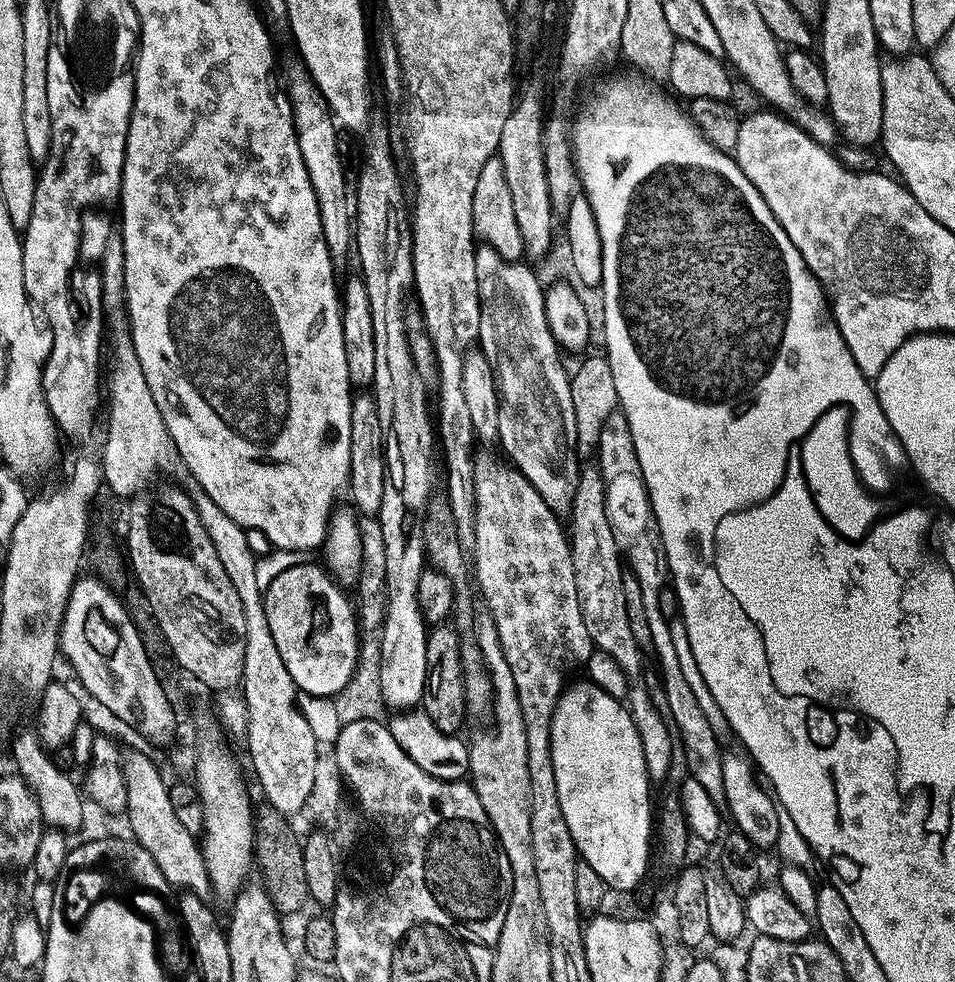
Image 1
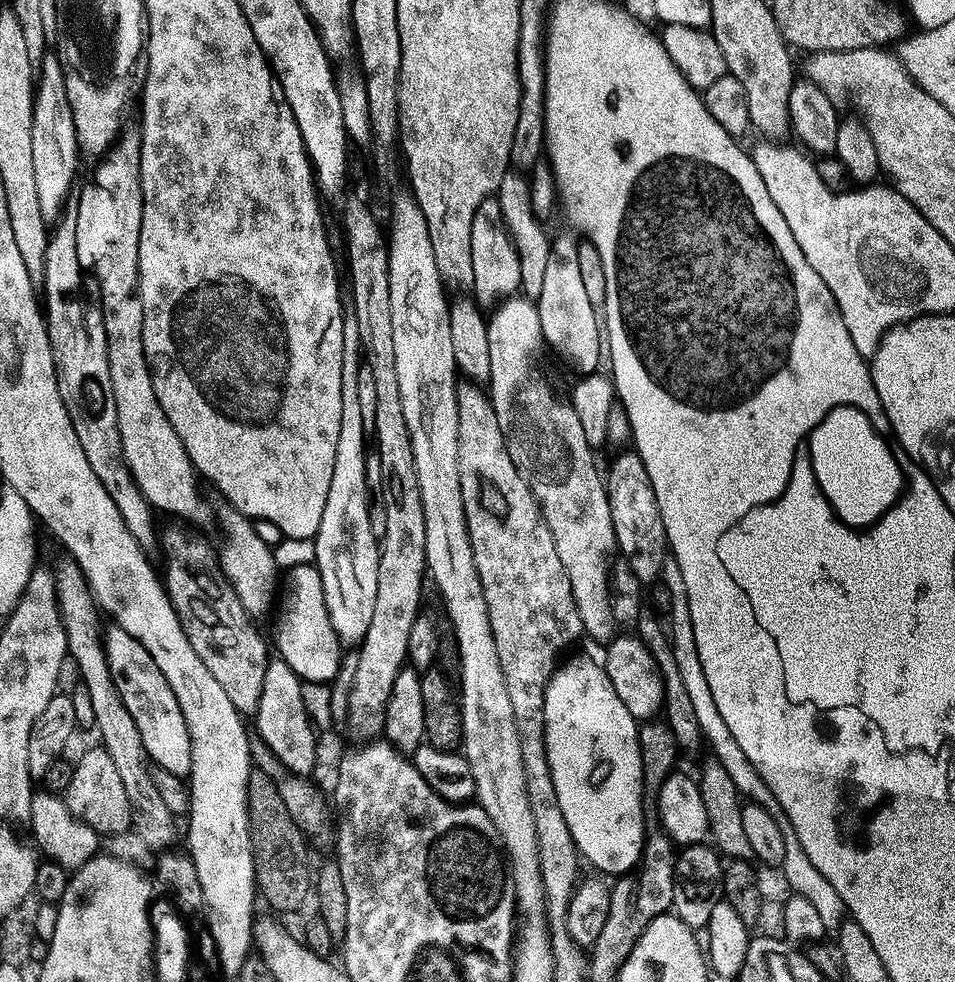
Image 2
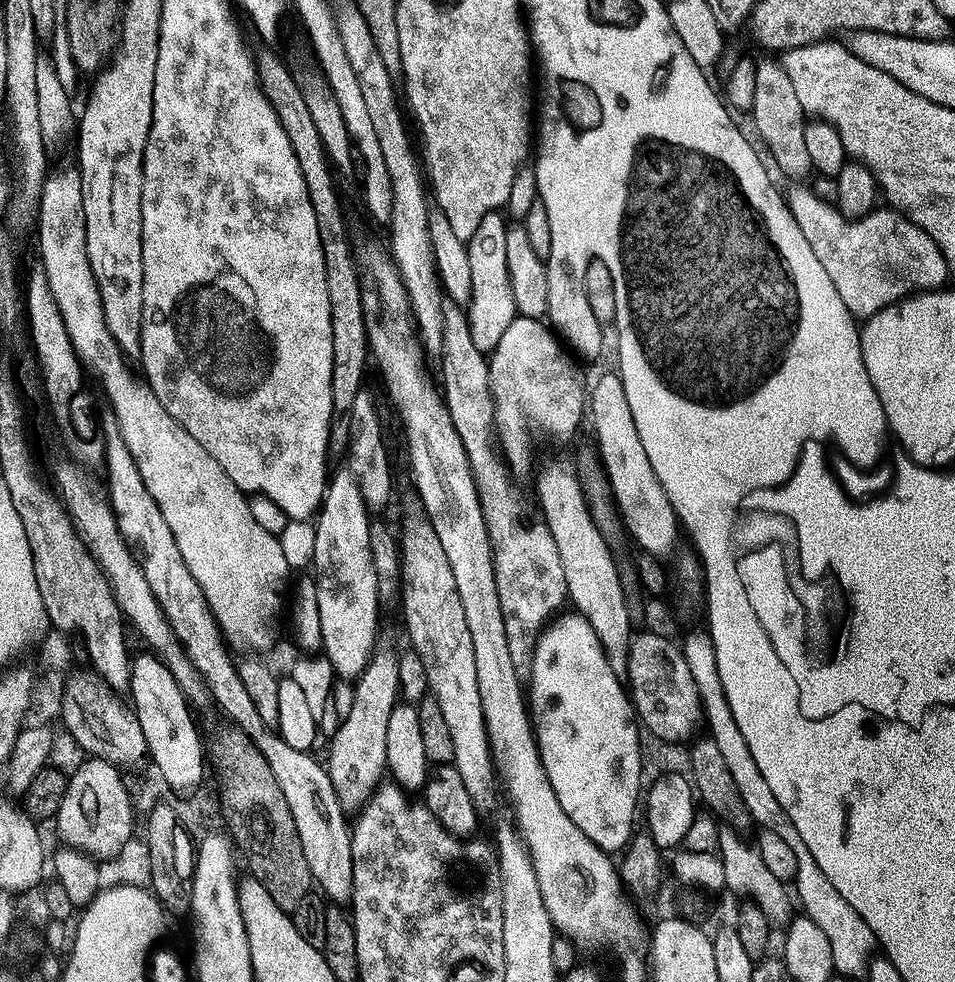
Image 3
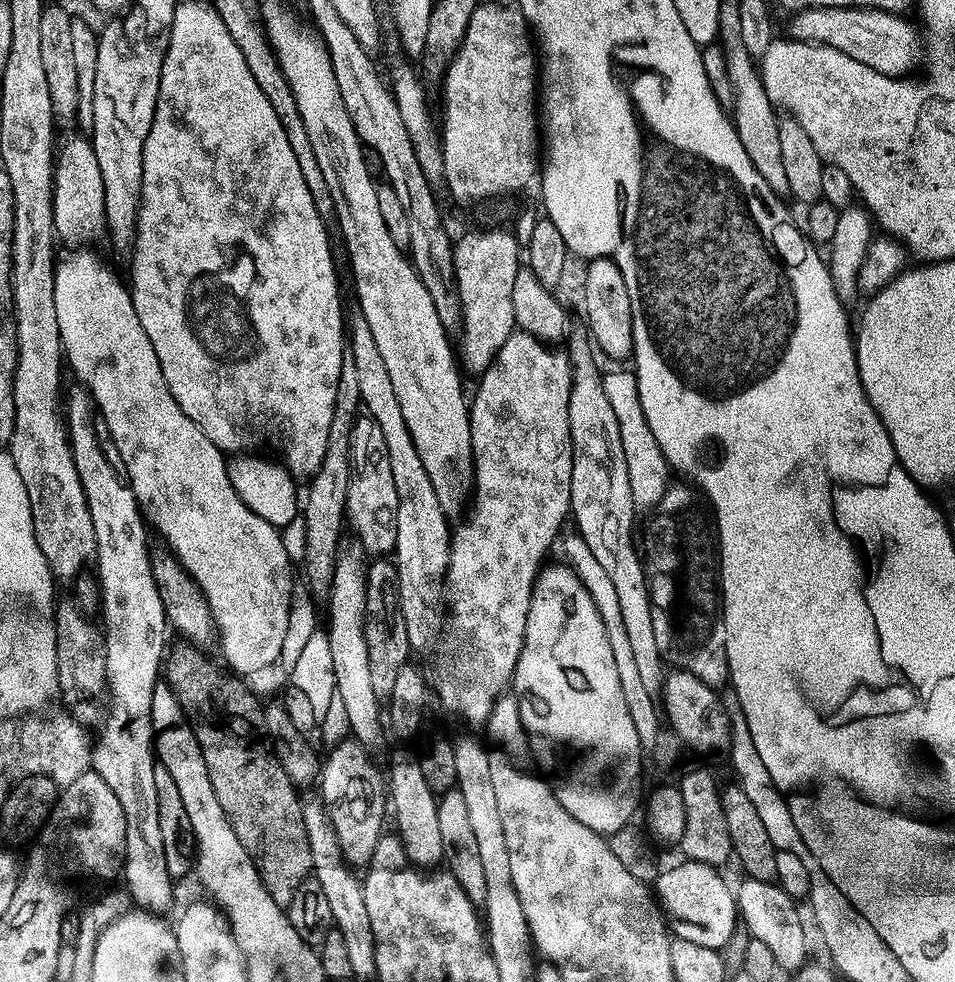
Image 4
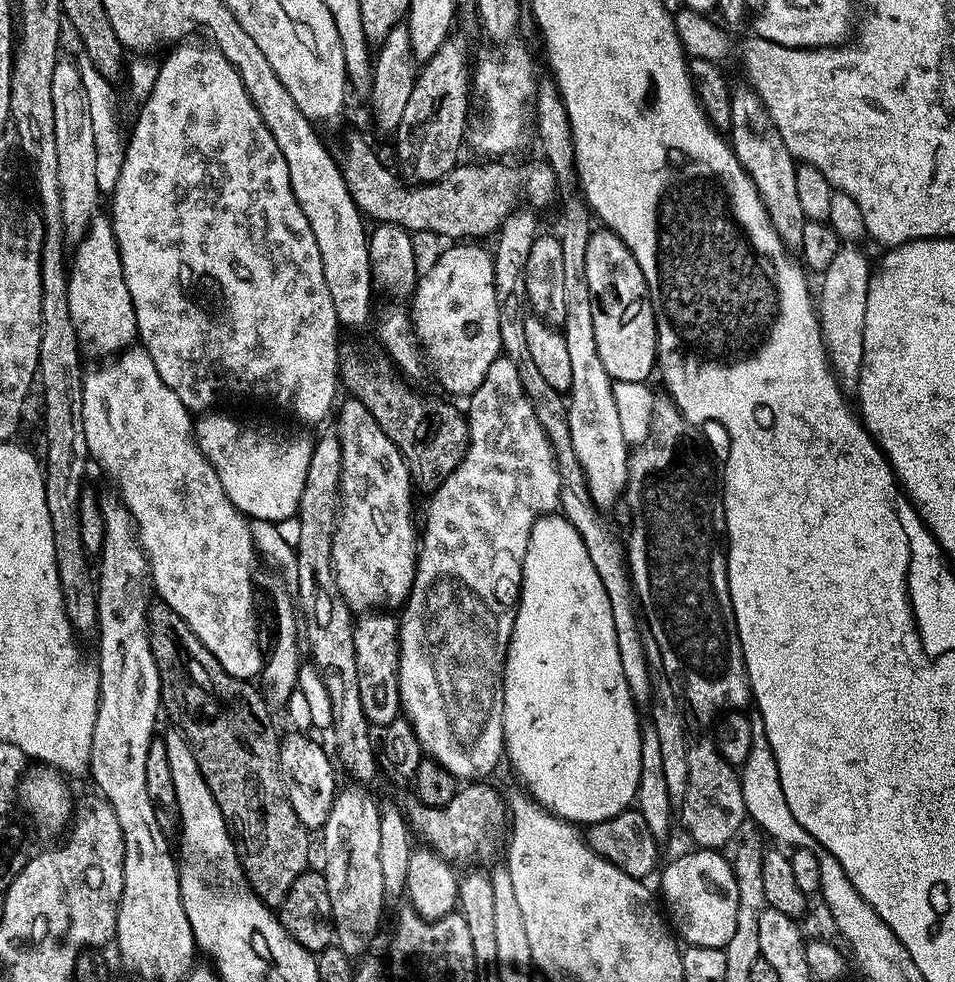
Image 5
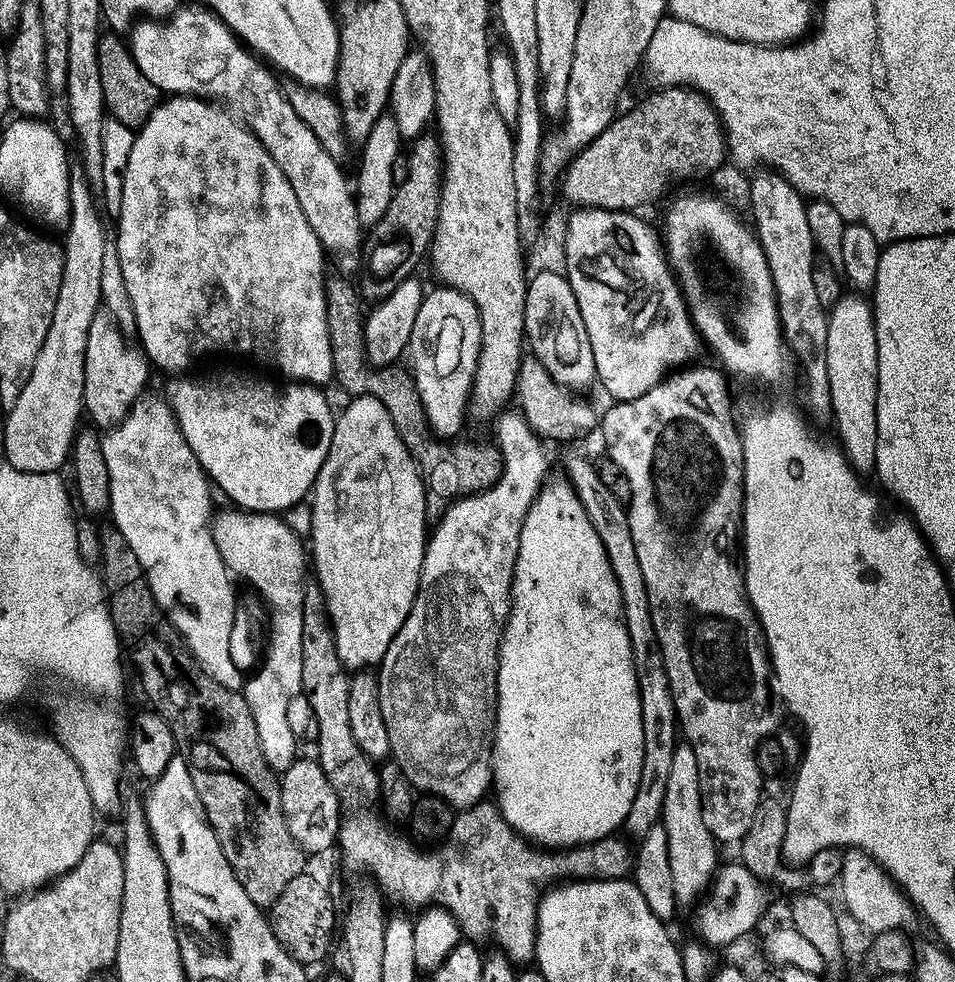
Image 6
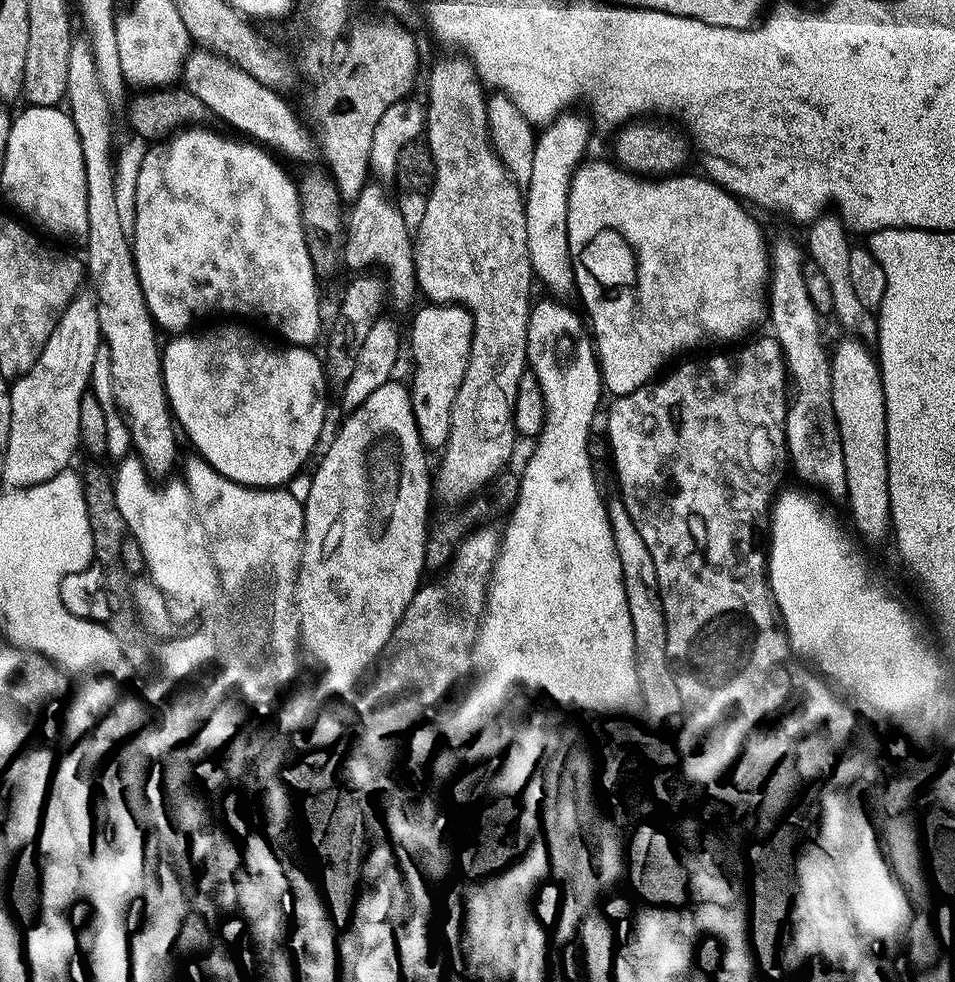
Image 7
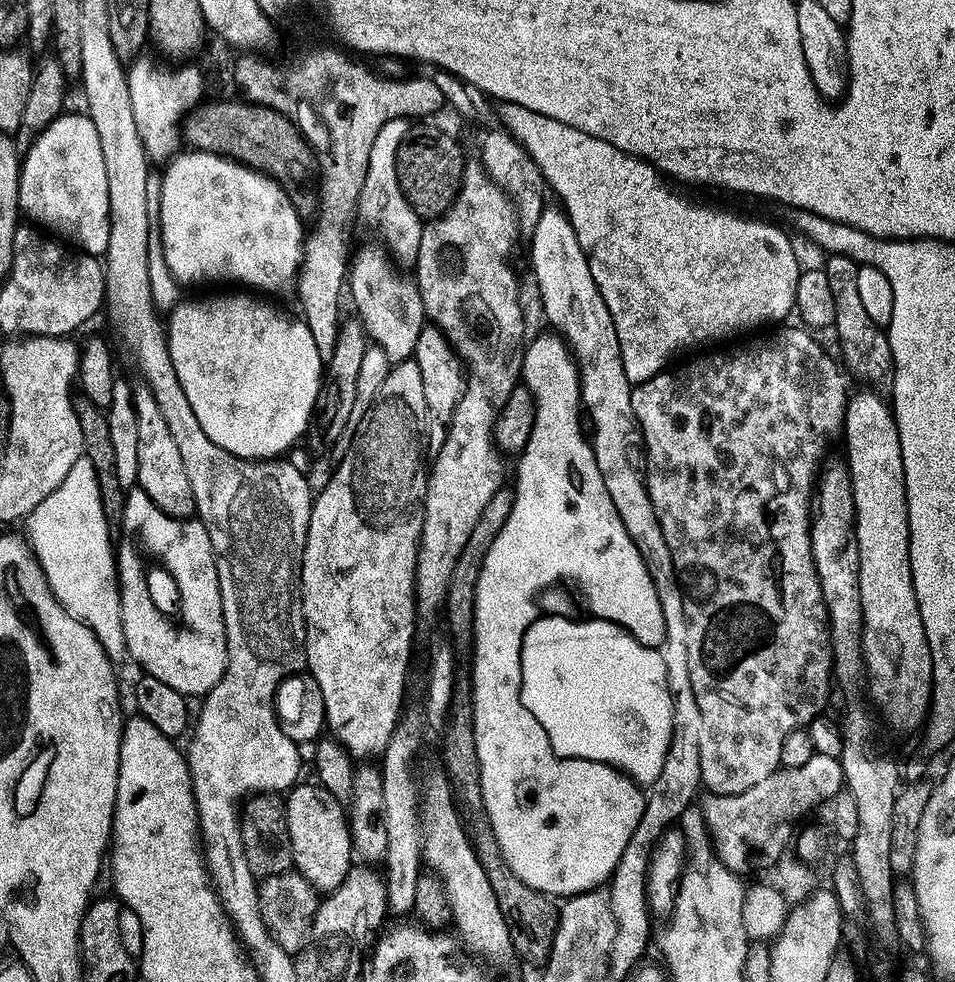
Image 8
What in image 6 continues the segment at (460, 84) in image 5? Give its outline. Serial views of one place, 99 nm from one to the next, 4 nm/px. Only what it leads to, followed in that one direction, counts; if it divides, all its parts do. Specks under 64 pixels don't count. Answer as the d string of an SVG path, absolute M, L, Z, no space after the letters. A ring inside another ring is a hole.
M421 134L411 141L412 149L406 152L406 178L397 183L386 214L374 226L372 245L366 248L366 259L359 273L358 292L365 301L385 300L404 280L413 275L416 263L429 255L432 235L440 209L440 182L444 158L440 142L435 135Z

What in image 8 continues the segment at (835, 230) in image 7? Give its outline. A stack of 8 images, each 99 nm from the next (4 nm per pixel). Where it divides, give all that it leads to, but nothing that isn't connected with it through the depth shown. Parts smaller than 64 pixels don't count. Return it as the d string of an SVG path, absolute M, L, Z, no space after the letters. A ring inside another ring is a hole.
M829 255L822 267L826 278L830 281L830 291L834 294L834 310L836 311L836 322L834 333L840 339L840 352L844 355L843 367L849 377L857 376L861 385L876 386L889 379L892 374L892 355L890 354L890 342L887 331L881 325L866 314L863 303L858 294L858 270L859 264L855 264L845 256Z

